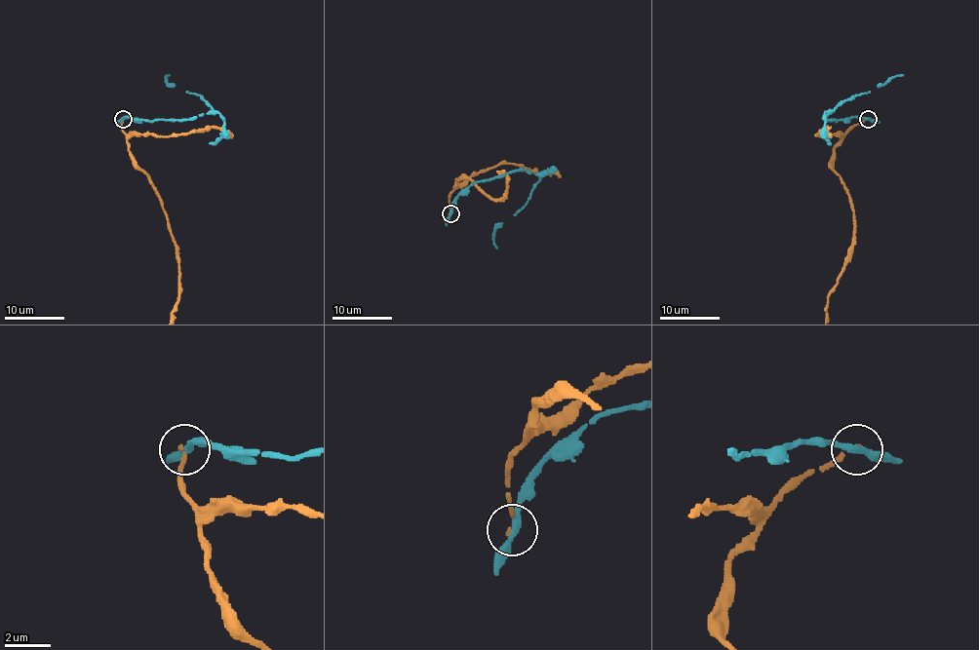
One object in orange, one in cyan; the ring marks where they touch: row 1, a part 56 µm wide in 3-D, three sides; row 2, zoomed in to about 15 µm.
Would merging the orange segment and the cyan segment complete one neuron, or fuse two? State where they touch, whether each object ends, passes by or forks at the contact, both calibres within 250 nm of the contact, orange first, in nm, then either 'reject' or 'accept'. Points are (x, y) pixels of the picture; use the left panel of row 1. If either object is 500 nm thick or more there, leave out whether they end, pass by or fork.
place (123, 119); orange ends; cyan passes by; calibres 160 and 300 nm; reject

